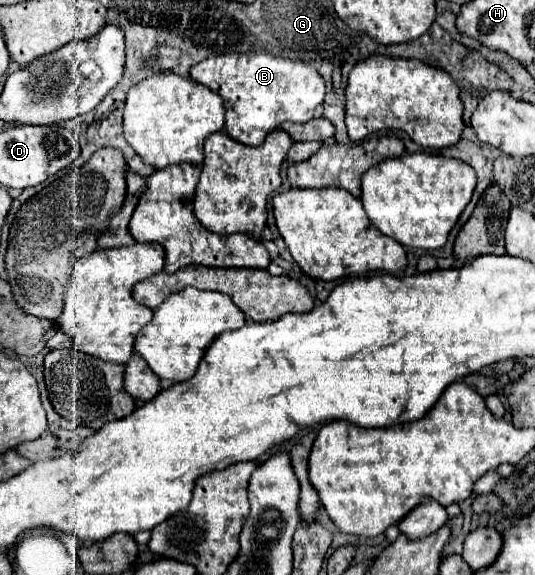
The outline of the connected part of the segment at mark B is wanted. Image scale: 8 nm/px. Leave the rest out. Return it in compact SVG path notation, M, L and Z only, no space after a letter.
M246 52L246 54L224 54L224 56L210 56L196 64L190 70L190 78L210 90L214 90L226 108L226 134L240 144L246 146L260 146L264 138L276 130L282 122L308 122L314 118L314 110L324 100L324 80L320 74L302 62L294 62L288 58L272 56L270 52Z

